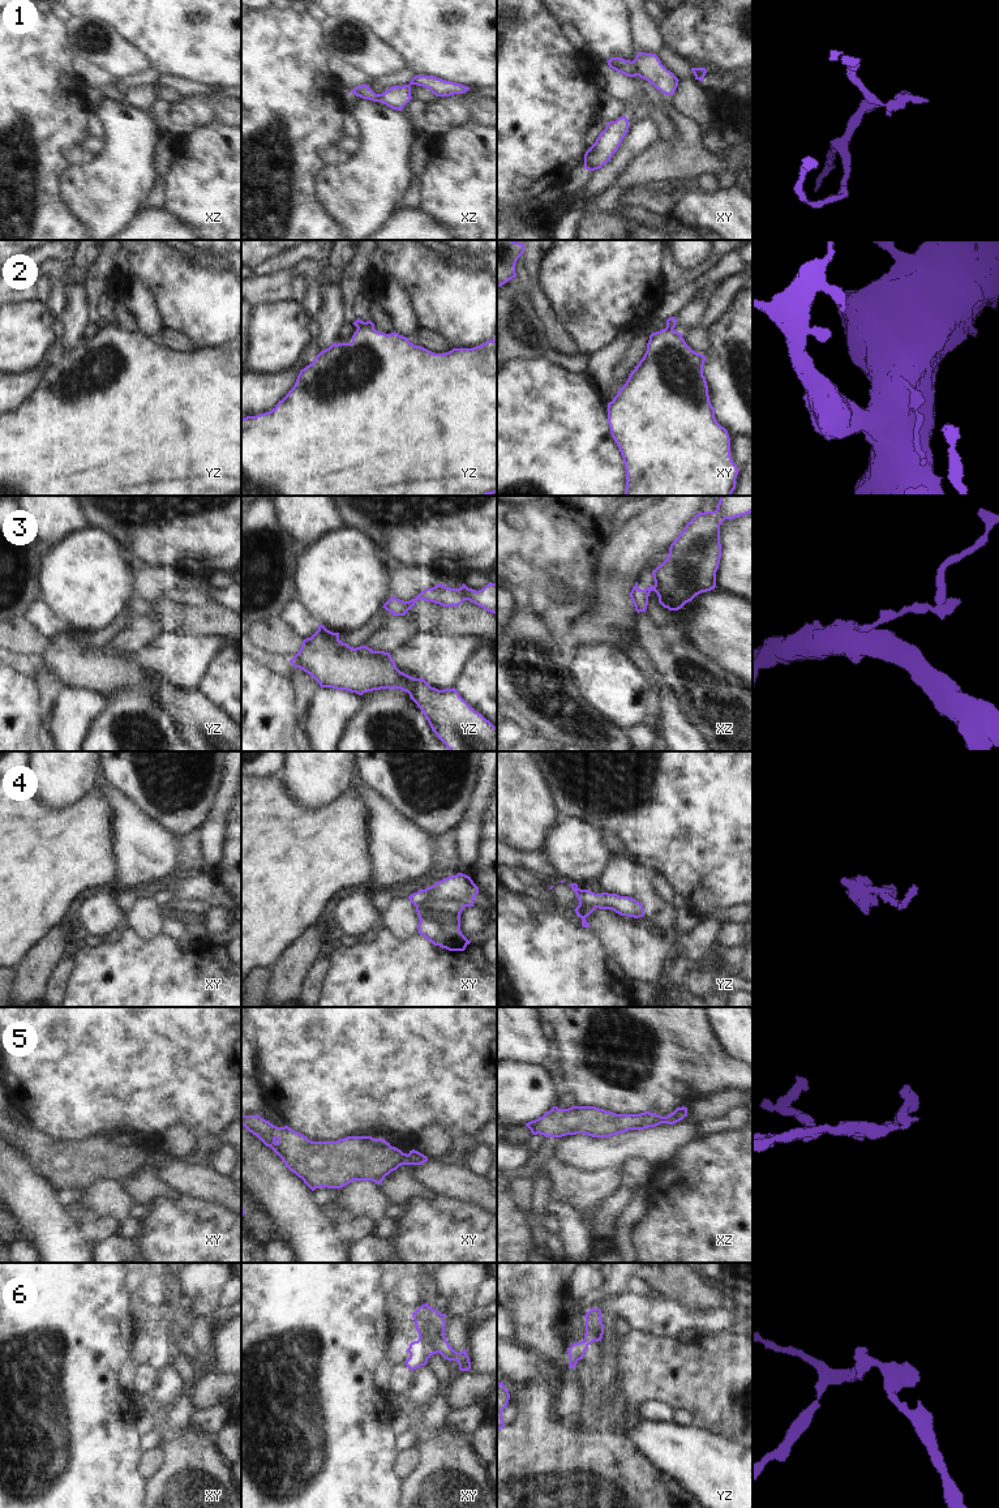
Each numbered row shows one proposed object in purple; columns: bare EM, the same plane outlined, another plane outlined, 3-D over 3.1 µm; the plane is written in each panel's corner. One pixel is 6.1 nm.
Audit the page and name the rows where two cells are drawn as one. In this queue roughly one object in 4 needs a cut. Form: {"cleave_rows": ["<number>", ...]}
{"cleave_rows": ["1", "2", "3"]}

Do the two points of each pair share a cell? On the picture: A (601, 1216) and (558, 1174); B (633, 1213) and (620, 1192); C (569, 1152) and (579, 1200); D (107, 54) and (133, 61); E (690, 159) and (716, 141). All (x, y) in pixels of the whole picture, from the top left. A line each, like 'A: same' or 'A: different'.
A: different
B: different
C: different
D: same
E: different

